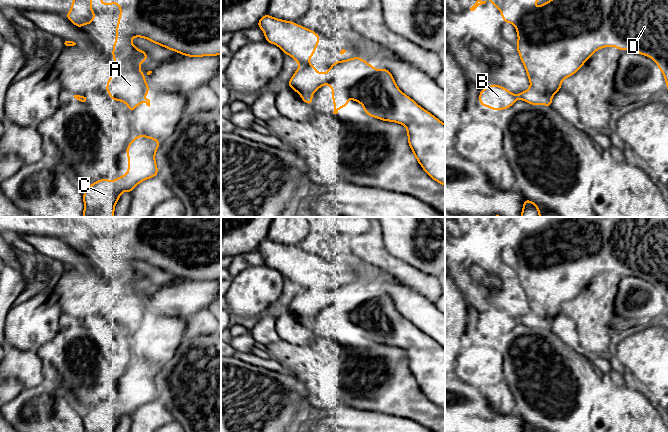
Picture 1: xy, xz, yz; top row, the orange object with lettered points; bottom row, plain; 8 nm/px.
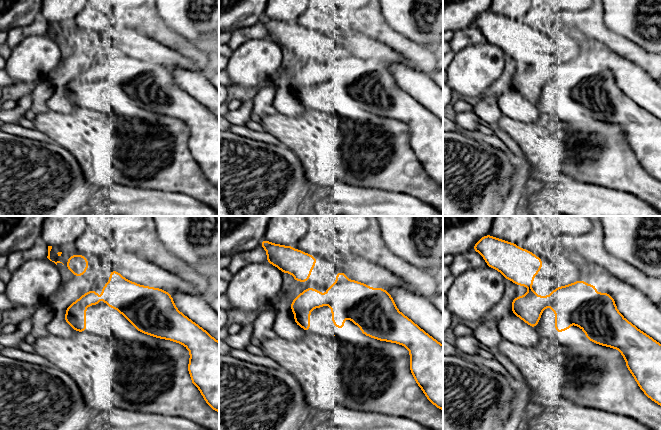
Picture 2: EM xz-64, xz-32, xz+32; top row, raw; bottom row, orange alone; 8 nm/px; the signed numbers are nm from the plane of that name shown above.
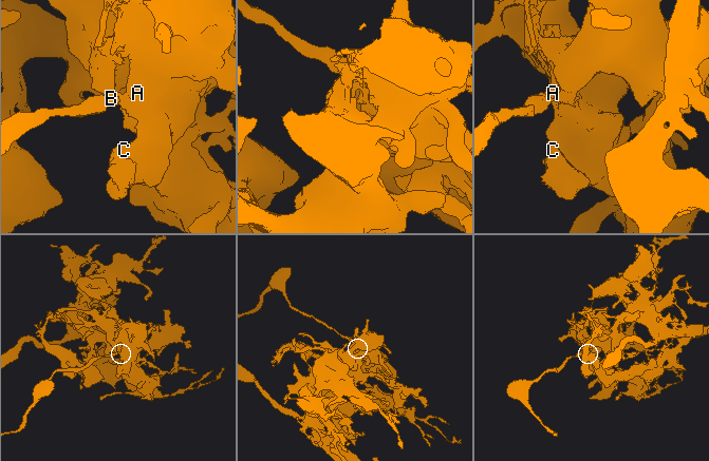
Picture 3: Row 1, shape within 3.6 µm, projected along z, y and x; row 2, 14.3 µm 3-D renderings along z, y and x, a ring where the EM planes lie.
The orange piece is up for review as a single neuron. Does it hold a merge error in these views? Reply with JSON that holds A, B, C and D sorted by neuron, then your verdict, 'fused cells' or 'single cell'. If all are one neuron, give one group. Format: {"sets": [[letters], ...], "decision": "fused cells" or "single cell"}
{"sets": [["A", "C", "D"], ["B"]], "decision": "fused cells"}

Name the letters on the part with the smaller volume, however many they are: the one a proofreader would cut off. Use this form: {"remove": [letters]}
{"remove": ["B"]}

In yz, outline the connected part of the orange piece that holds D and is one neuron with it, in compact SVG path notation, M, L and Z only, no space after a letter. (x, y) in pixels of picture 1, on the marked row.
M539 0L488 1L501 10L504 23L513 24L517 30L516 47L531 86L515 95L516 100L552 107L551 98L561 89L562 81L575 74L595 51L609 46L652 58L664 74L668 89L668 0L549 0L534 9L531 7Z

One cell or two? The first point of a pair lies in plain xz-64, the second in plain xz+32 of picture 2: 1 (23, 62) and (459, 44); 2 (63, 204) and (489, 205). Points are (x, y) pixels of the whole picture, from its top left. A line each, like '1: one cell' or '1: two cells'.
1: two cells
2: one cell

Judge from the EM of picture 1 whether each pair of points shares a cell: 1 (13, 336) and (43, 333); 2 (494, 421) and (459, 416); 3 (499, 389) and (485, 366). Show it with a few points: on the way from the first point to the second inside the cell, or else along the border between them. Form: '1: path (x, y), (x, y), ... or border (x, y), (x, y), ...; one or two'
1: path (20, 333), (36, 333); one
2: path (485, 421), (476, 421), (468, 416); one
3: border (502, 378), (491, 388); two

